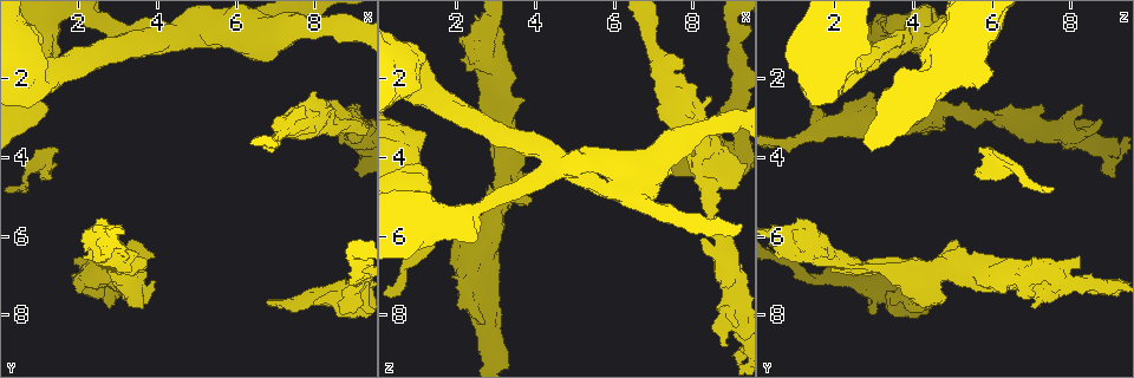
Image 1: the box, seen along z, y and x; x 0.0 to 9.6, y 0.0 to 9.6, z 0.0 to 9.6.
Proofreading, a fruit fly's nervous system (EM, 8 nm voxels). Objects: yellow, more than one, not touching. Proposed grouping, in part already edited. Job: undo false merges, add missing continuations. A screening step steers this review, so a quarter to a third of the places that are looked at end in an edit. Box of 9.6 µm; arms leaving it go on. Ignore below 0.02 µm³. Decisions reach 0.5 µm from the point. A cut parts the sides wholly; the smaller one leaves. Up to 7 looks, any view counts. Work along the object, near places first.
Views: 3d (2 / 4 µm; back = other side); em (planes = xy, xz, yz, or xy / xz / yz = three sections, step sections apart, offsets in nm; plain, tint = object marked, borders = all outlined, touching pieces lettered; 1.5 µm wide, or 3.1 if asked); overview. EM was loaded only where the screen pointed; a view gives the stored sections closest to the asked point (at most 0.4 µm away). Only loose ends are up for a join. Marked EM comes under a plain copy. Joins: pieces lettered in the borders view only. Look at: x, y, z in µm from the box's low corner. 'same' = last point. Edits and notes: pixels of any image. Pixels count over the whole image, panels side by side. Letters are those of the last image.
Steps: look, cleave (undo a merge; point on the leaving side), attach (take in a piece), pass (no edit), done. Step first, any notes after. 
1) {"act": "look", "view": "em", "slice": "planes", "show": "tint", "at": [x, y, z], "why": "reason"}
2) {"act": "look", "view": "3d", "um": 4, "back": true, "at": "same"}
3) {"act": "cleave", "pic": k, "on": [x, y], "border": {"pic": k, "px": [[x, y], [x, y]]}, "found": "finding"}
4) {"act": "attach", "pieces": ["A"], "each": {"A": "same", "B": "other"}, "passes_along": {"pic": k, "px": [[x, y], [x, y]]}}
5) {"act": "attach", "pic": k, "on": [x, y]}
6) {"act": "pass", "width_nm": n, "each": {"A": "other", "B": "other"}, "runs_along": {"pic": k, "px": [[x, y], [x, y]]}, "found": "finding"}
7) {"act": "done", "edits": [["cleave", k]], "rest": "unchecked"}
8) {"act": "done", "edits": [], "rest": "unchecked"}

{"act": "look", "view": "3d", "um": 2, "at": [3.15, 6.75, 2.60], "why": "three-way junction"}

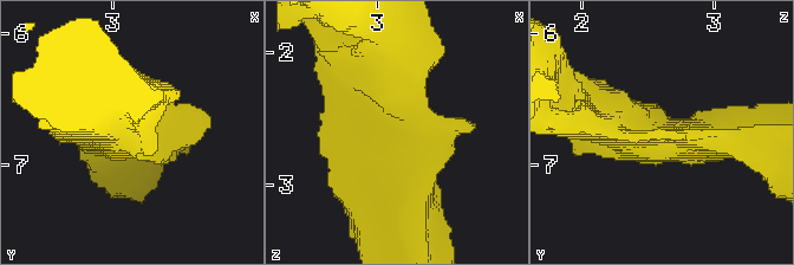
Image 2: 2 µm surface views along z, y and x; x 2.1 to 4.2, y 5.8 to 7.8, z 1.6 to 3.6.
{"act": "look", "view": "em", "slice": "planes", "show": "tint", "at": [3.20, 6.78, 2.50]}

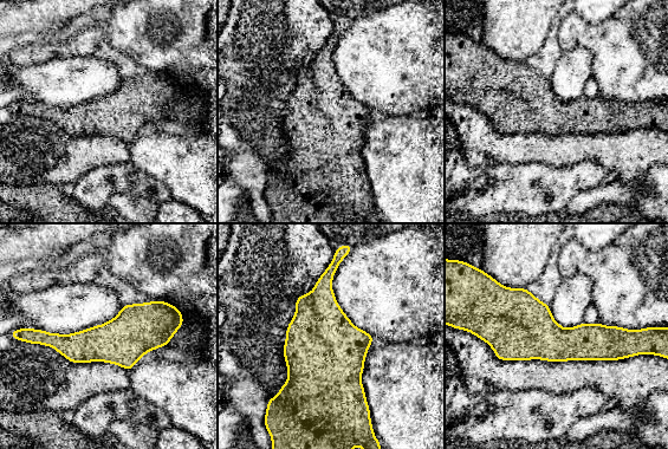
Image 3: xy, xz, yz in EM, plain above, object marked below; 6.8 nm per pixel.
{"act": "look", "view": "em", "slice": "planes", "show": "borders", "at": "same"}

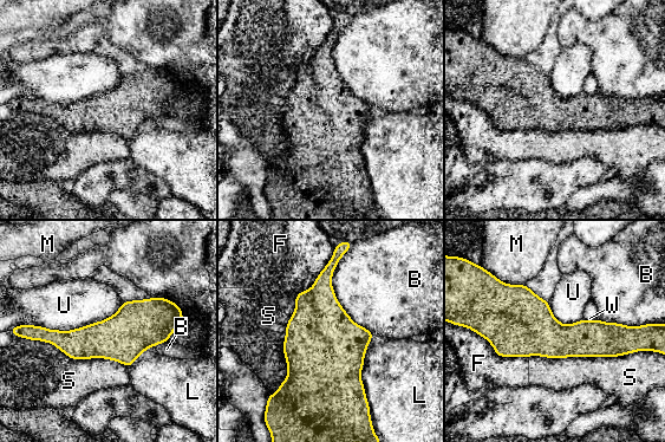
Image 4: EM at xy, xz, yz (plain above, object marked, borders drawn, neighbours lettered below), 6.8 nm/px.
{"act": "pass", "each": {"B": "other", "F": "other", "L": "other", "M": "other", "S": "other", "U": "other", "W": "other"}, "found": "one neuron here"}

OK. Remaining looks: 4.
{"act": "look", "view": "3d", "um": 2, "at": [7.70, 2.70, 1.50], "why": "stops while still wide"}

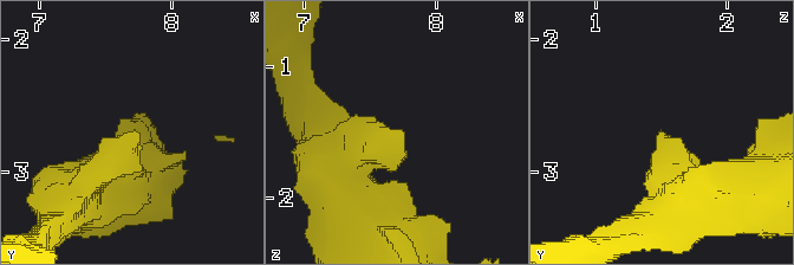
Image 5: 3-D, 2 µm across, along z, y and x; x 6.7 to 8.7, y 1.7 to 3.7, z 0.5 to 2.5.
{"act": "look", "view": "em", "slice": "planes", "show": "borders", "at": [7.70, 2.72, 1.44]}

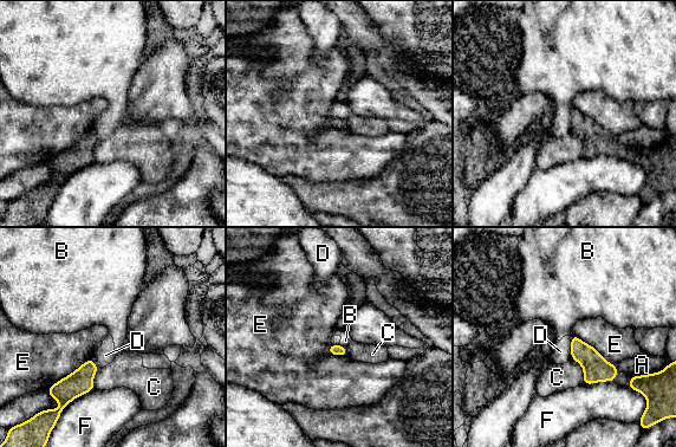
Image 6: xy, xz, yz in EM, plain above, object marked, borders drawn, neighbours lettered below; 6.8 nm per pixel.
{"act": "pass", "each": {"A": "other", "B": "other", "C": "other", "D": "other", "E": "other", "F": "other"}, "border": {"pic": 6, "px": [[340, 344], [345, 347]]}, "found": "none of them fits"}

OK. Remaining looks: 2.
{"act": "look", "view": "em", "slice": "xy", "step": 4, "show": "borders", "at": [1.50, 3.90, 5.70], "why": "branch stops here"}

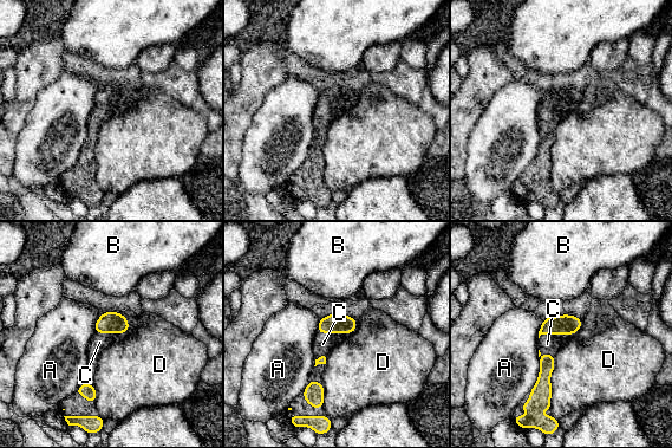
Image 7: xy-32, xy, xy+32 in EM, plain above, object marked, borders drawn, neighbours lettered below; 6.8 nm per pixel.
{"act": "attach", "pic": 7, "on": [99, 342], "each": {"A": "other", "B": "other", "C": "same", "D": "other"}, "passes_along": {"pic": 7, "px": [[110, 322], [117, 332], [99, 342]]}, "found": "the neuron continues"}

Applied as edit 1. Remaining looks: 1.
{"act": "done", "edits": [["attach", 7]], "rest": "unchecked"}

